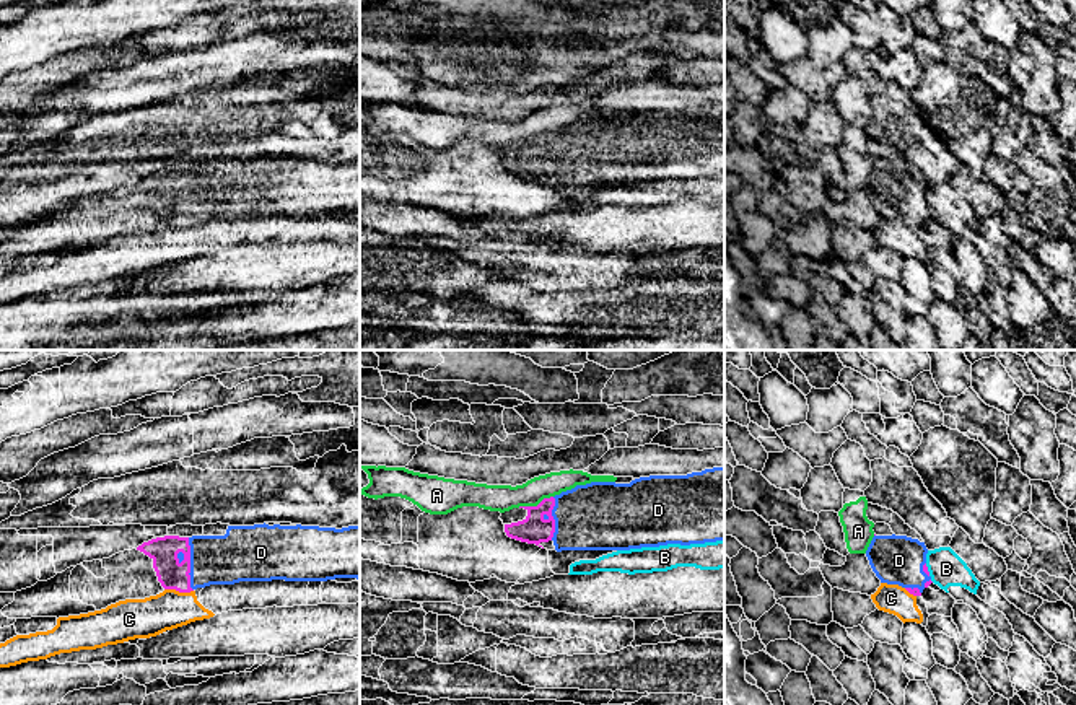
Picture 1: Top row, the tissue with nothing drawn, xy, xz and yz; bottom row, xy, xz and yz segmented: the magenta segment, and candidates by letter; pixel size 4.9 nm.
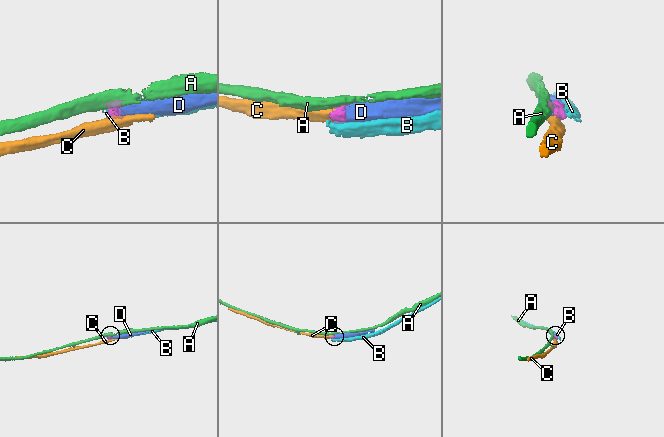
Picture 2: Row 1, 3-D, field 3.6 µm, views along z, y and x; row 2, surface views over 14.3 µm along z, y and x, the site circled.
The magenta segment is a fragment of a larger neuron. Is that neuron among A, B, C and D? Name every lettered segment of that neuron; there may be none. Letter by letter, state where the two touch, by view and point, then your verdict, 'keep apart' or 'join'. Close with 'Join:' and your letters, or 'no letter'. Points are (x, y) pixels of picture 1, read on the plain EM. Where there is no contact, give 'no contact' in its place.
A: contact xz (534, 142); keep apart
B: contact yz (927, 205); keep apart
C: contact xy (179, 227); keep apart
D: contact xz (552, 153); join
Join: D

